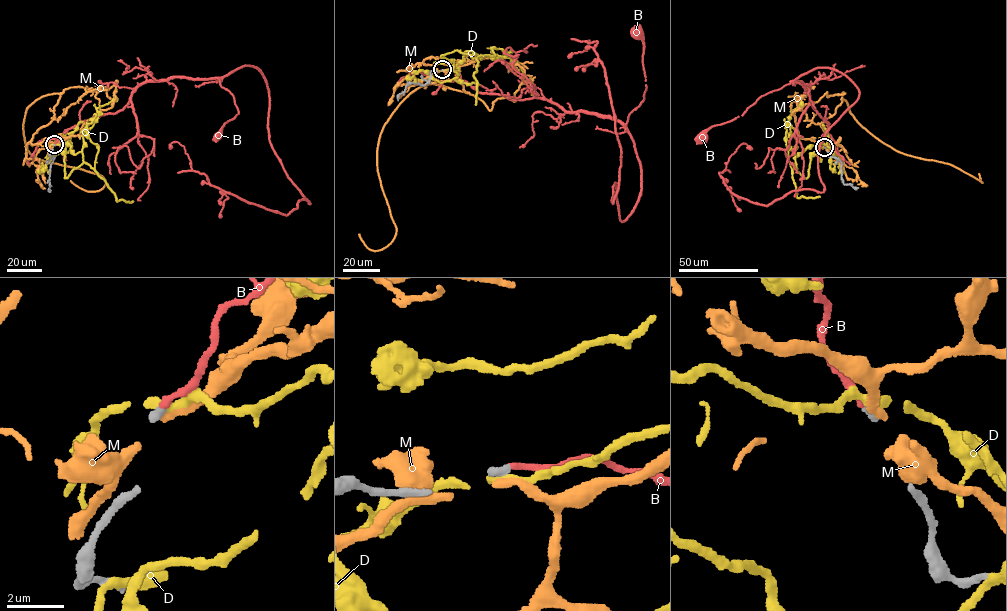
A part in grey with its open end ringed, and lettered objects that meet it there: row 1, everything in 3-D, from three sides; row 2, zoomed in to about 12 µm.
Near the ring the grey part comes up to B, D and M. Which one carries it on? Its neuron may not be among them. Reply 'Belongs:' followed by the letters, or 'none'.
Belongs: B

